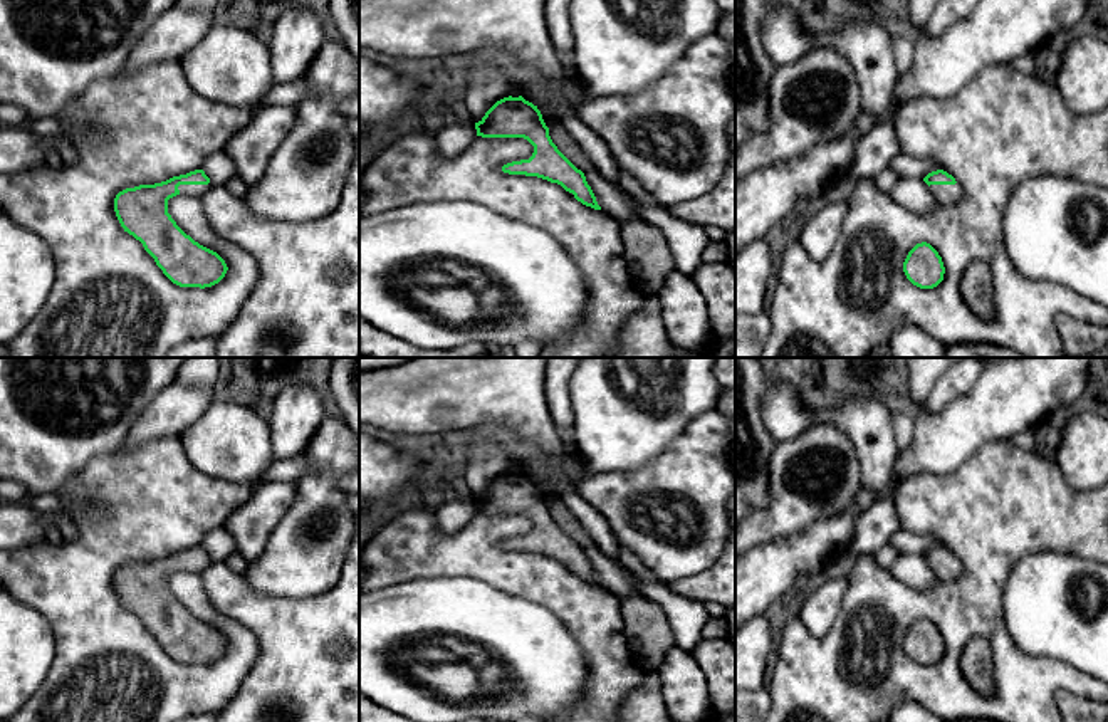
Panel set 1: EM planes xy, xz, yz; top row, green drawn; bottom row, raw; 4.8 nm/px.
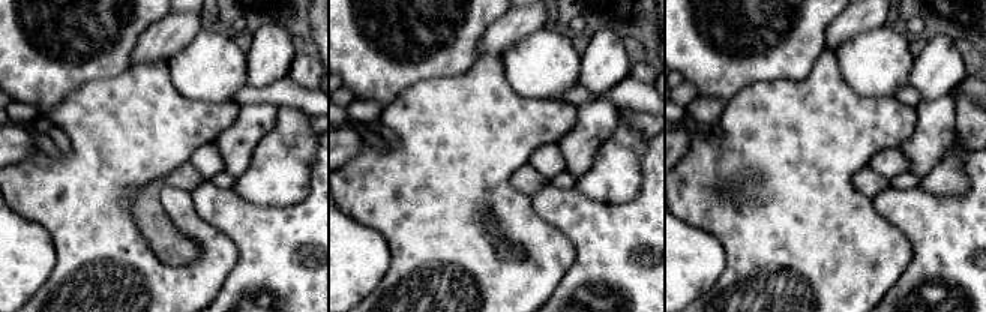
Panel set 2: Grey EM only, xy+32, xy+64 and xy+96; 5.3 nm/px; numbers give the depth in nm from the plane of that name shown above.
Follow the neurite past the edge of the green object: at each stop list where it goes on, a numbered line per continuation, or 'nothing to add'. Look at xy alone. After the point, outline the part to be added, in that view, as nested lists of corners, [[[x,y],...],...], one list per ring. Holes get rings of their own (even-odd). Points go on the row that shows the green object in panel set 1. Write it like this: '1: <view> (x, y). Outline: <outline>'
1: xy (190, 190). Outline: [[[212,181],[208,185],[180,185],[178,190],[180,195],[201,198],[212,185]]]

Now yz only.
1: yz (949, 195). Outline: [[[930,185],[928,186],[935,200],[942,205],[957,205],[962,200],[962,188],[955,185]]]

